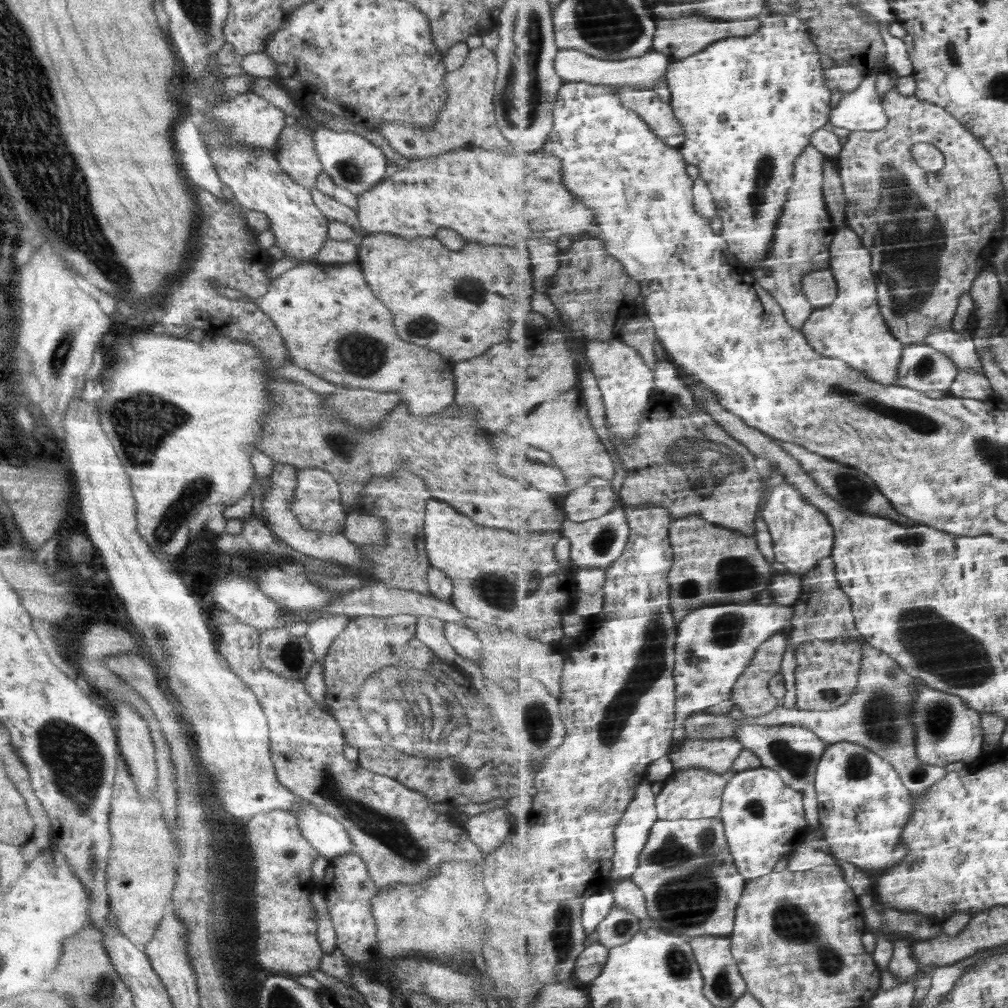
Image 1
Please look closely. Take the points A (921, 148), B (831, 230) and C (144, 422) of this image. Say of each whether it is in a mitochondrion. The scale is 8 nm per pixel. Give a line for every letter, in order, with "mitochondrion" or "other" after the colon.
A: other
B: other
C: mitochondrion

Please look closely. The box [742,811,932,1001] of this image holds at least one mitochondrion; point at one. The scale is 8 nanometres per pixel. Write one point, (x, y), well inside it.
(793, 922)

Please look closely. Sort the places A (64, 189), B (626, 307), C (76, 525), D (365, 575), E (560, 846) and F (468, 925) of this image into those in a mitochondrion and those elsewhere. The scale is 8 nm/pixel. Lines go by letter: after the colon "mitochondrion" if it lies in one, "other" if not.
A: mitochondrion
B: other
C: other
D: other
E: other
F: mitochondrion

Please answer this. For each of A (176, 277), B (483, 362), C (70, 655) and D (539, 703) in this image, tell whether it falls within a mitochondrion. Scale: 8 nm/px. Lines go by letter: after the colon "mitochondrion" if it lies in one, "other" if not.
A: other
B: other
C: other
D: mitochondrion

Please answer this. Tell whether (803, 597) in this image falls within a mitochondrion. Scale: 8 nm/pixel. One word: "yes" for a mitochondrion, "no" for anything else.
no

